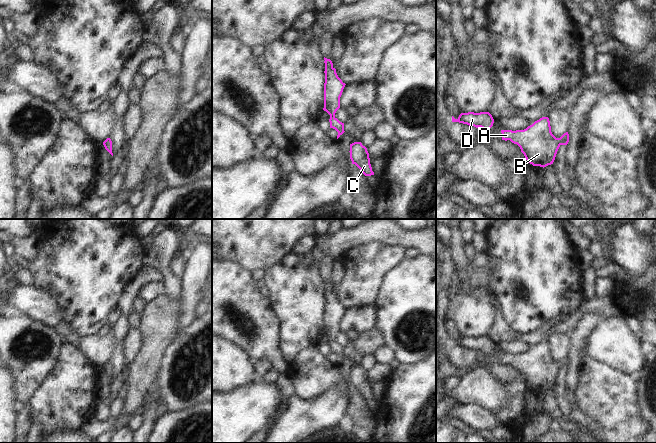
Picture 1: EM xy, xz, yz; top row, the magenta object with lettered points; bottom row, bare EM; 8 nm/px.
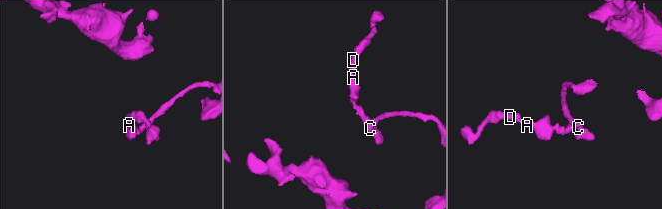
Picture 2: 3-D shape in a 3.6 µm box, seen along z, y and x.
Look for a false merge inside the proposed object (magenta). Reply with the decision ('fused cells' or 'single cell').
single cell

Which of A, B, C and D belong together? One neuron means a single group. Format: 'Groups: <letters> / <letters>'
Groups: A B C D.

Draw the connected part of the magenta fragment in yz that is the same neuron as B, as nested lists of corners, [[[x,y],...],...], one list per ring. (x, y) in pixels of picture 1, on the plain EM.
[[[542,341],[524,354],[501,354],[502,364],[517,368],[527,386],[533,390],[546,391],[553,388],[561,369],[569,366],[568,356],[556,362],[551,356],[548,341]]]

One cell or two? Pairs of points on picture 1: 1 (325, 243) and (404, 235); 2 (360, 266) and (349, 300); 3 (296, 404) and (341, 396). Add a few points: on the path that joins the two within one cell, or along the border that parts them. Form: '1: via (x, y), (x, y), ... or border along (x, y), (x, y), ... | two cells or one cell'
1: via (345, 239), (358, 234), (384, 234) | one cell
2: via (360, 274), (360, 285), (353, 292) | one cell
3: via (307, 405), (330, 404) | one cell

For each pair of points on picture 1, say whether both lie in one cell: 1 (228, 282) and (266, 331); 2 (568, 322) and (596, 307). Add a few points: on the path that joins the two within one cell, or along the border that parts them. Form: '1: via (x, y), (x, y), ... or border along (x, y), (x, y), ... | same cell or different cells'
1: via (232, 294), (255, 319) | same cell
2: via (575, 317), (586, 307), (589, 307) | same cell

